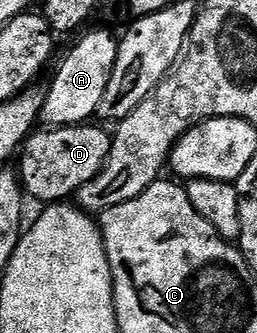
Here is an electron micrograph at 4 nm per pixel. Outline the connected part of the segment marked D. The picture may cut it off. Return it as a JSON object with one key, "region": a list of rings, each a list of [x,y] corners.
{"region":[[[89,122],[74,128],[36,130],[24,141],[18,152],[18,175],[25,193],[31,199],[33,196],[43,202],[67,201],[100,173],[112,149],[112,137],[94,125]]]}

